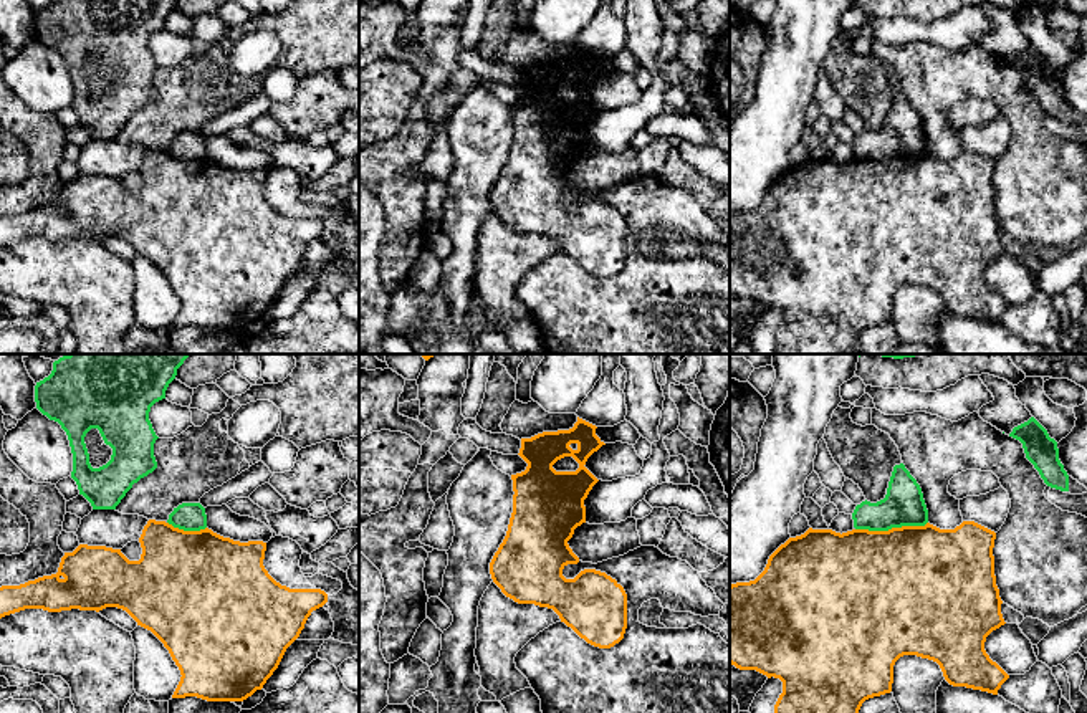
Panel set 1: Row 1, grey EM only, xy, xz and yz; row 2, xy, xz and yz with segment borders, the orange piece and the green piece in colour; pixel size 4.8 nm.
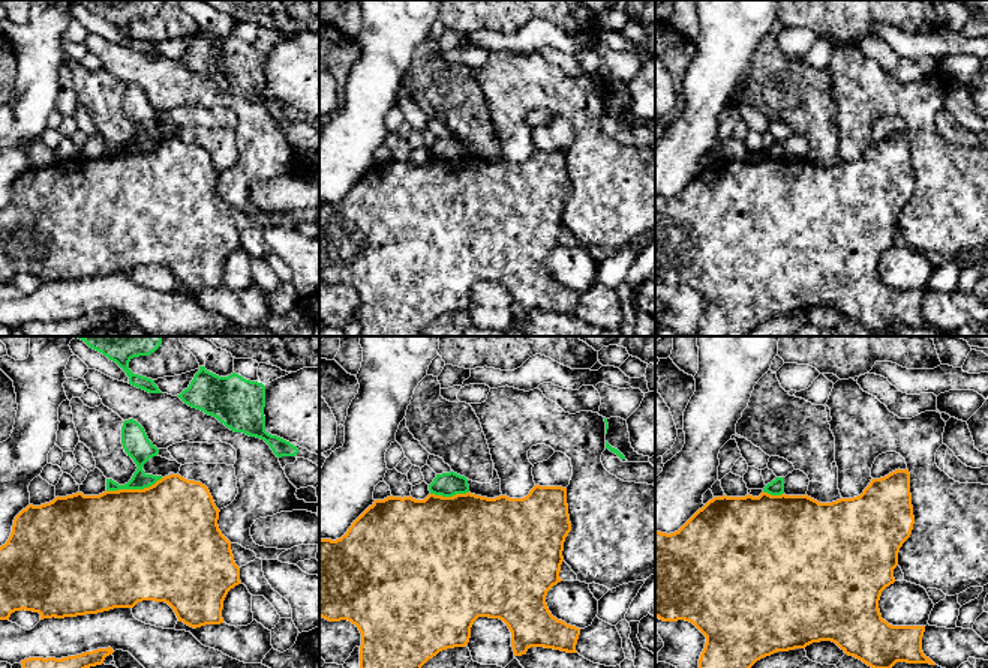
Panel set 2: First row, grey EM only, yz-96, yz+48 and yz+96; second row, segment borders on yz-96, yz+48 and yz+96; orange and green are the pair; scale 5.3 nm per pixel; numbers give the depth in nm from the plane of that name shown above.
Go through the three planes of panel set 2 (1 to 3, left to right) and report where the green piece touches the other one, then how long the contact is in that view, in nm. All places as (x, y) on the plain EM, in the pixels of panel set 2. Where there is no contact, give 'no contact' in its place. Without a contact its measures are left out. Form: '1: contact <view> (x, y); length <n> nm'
1: contact yz-96 (134, 153); length 320 nm
2: contact yz+48 (449, 161); length 200 nm
3: contact yz+96 (774, 159); length 110 nm

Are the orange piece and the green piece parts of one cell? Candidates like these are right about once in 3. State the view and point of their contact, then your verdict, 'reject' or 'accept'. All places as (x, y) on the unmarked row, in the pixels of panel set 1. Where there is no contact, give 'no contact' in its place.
meets orange in yz at (892, 157); reject

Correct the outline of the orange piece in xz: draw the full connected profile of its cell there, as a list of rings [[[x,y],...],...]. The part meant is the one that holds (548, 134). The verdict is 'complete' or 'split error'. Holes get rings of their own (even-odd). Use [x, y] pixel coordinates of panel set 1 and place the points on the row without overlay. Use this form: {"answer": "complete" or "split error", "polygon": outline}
{"answer": "complete", "polygon": [[[577,46],[569,60],[521,68],[518,84],[528,96],[511,104],[513,142],[490,203],[506,227],[553,238],[587,273],[611,278],[627,258],[624,217],[596,199],[574,208],[563,205],[567,194],[579,192],[567,170],[586,152],[584,129],[599,111],[584,96],[606,74],[596,58]],[[564,86],[572,86],[579,98],[556,101],[553,94]]]}

